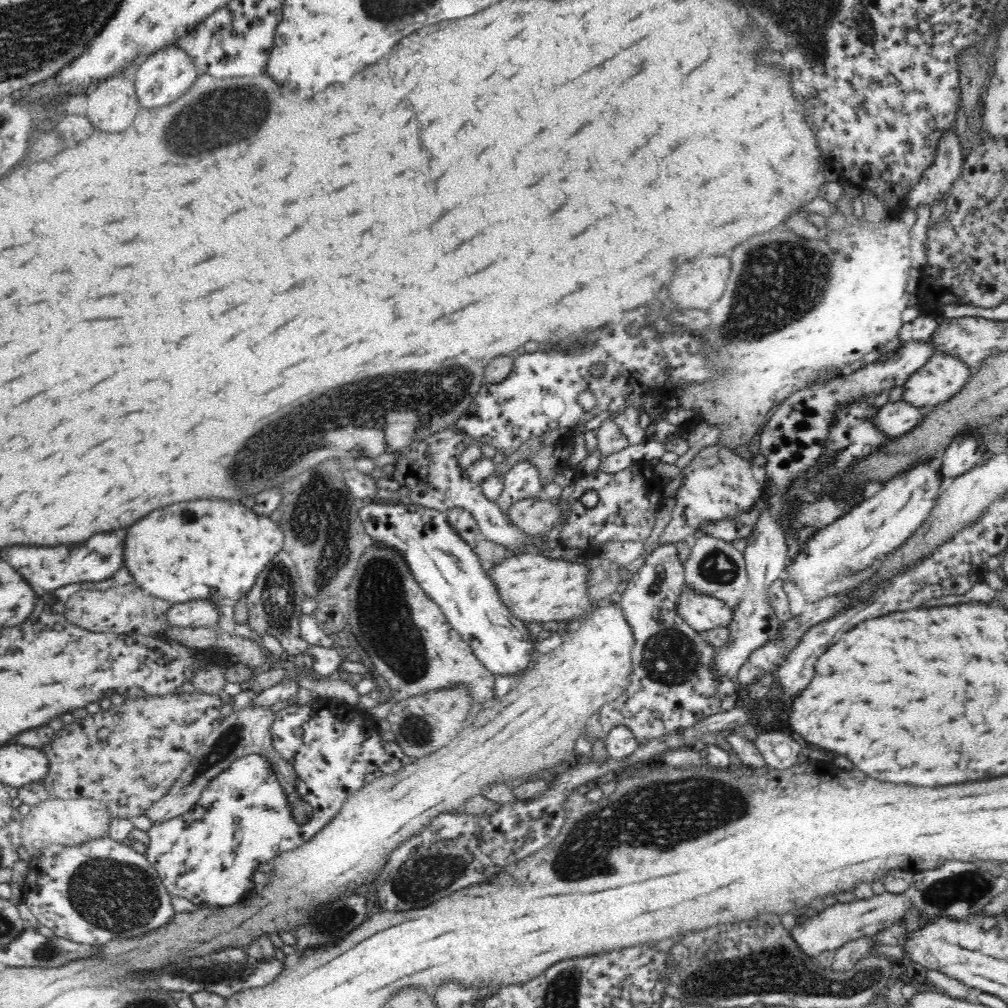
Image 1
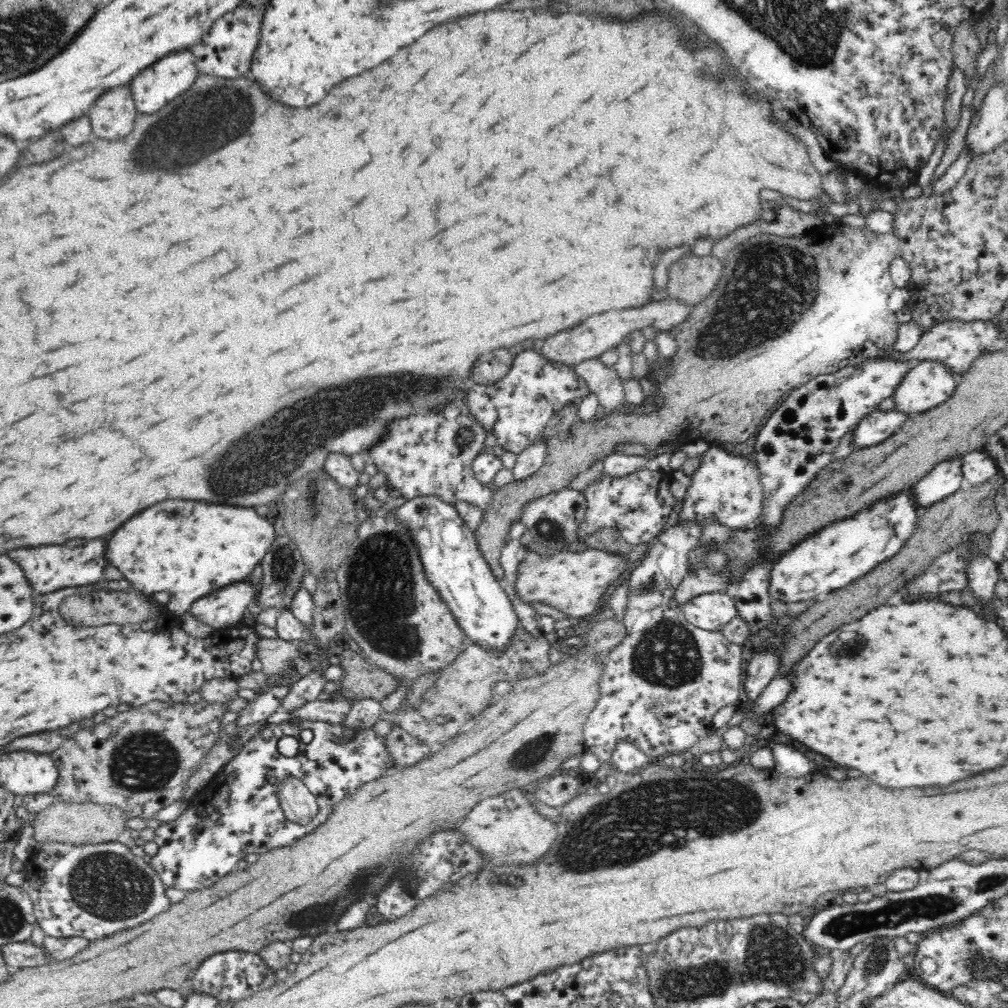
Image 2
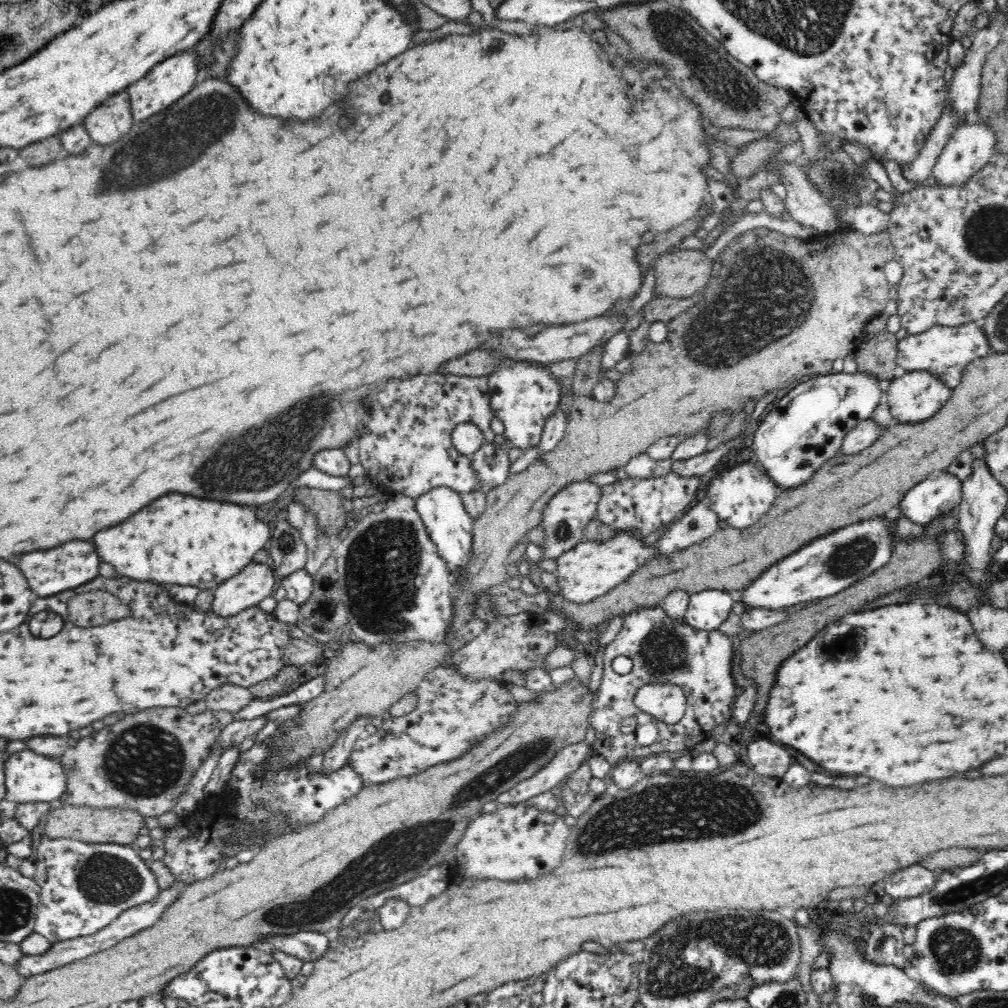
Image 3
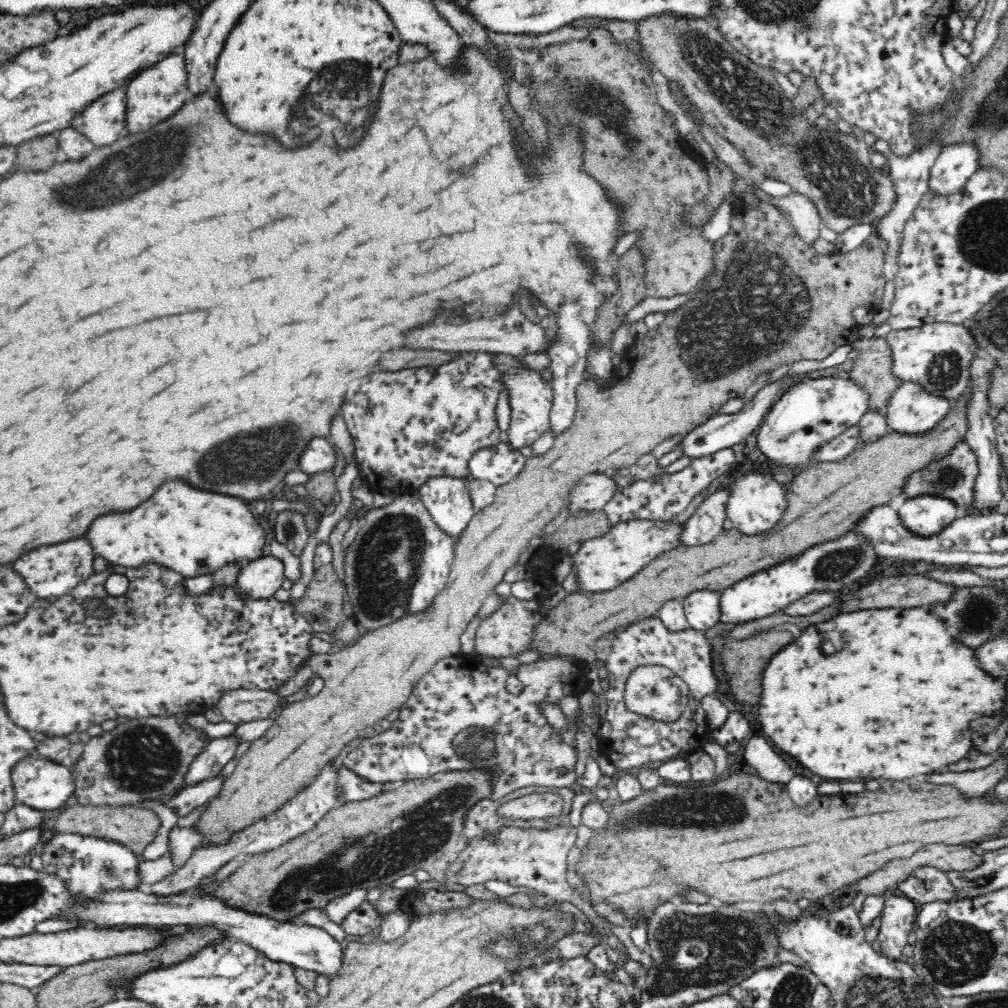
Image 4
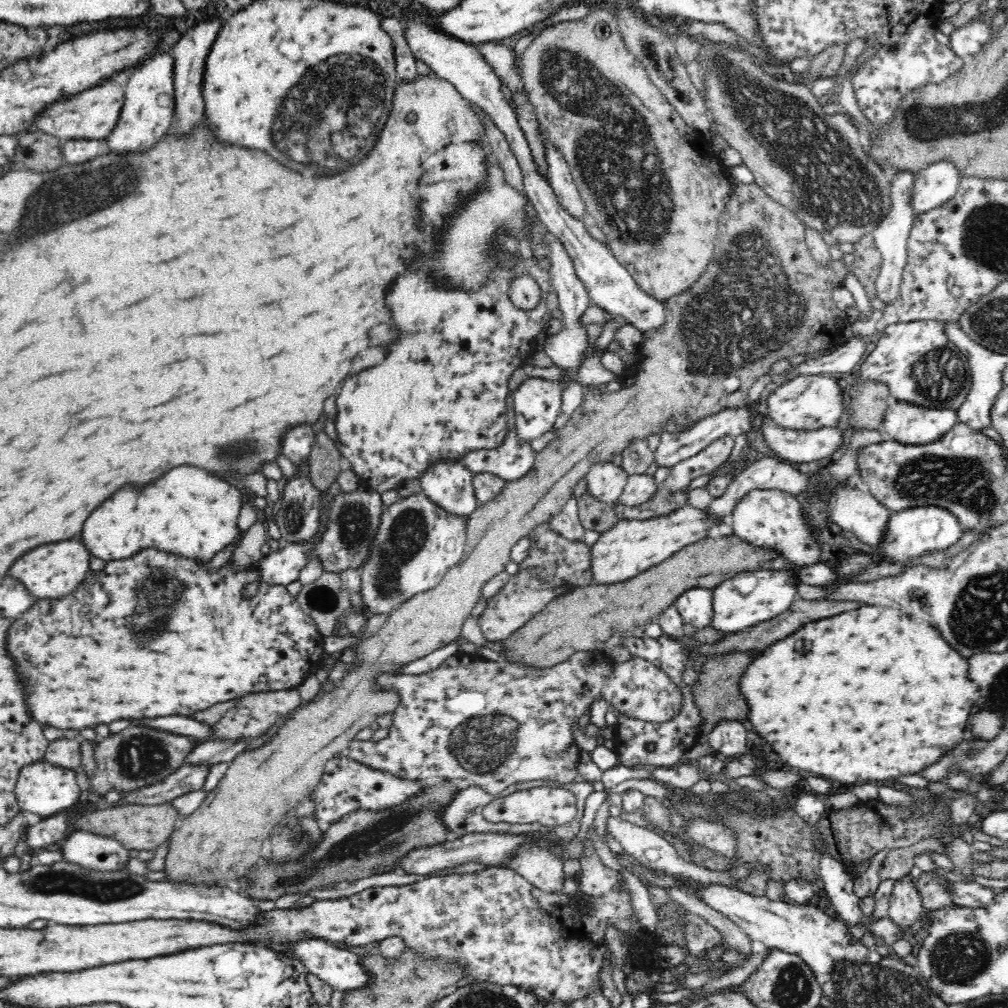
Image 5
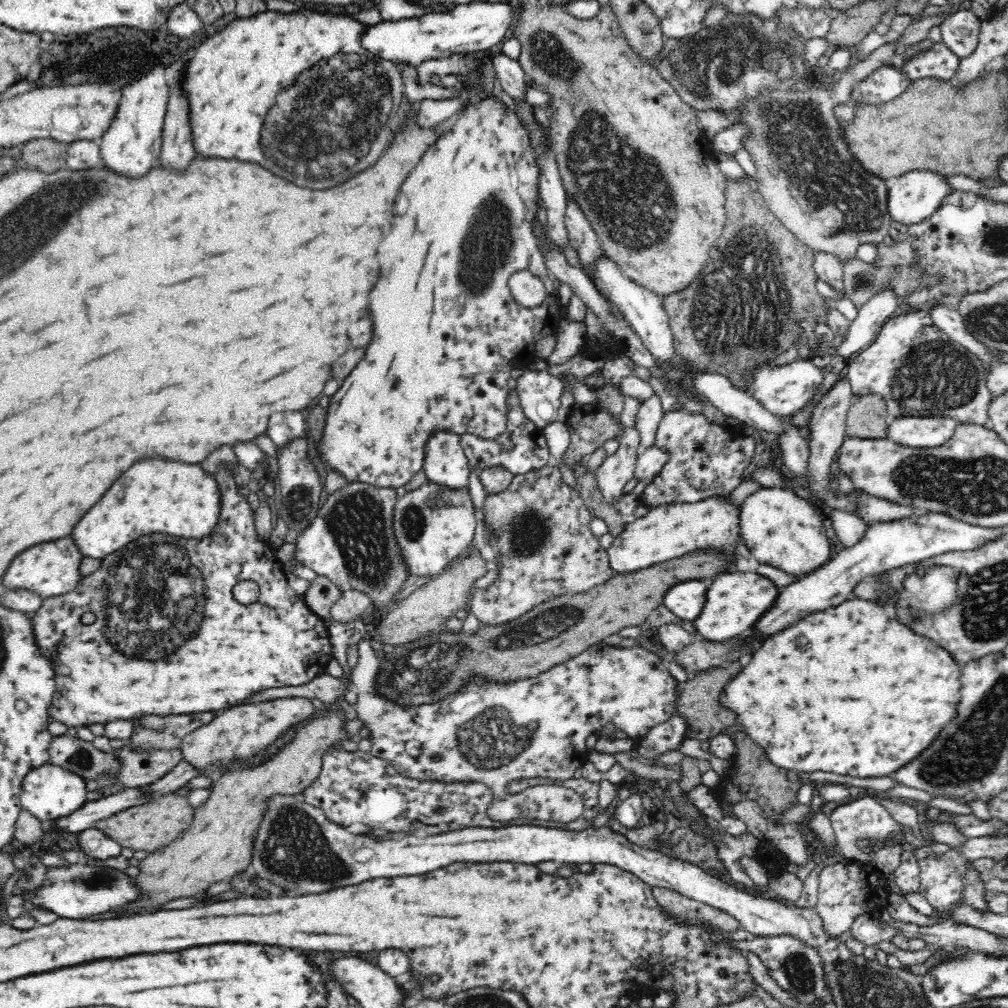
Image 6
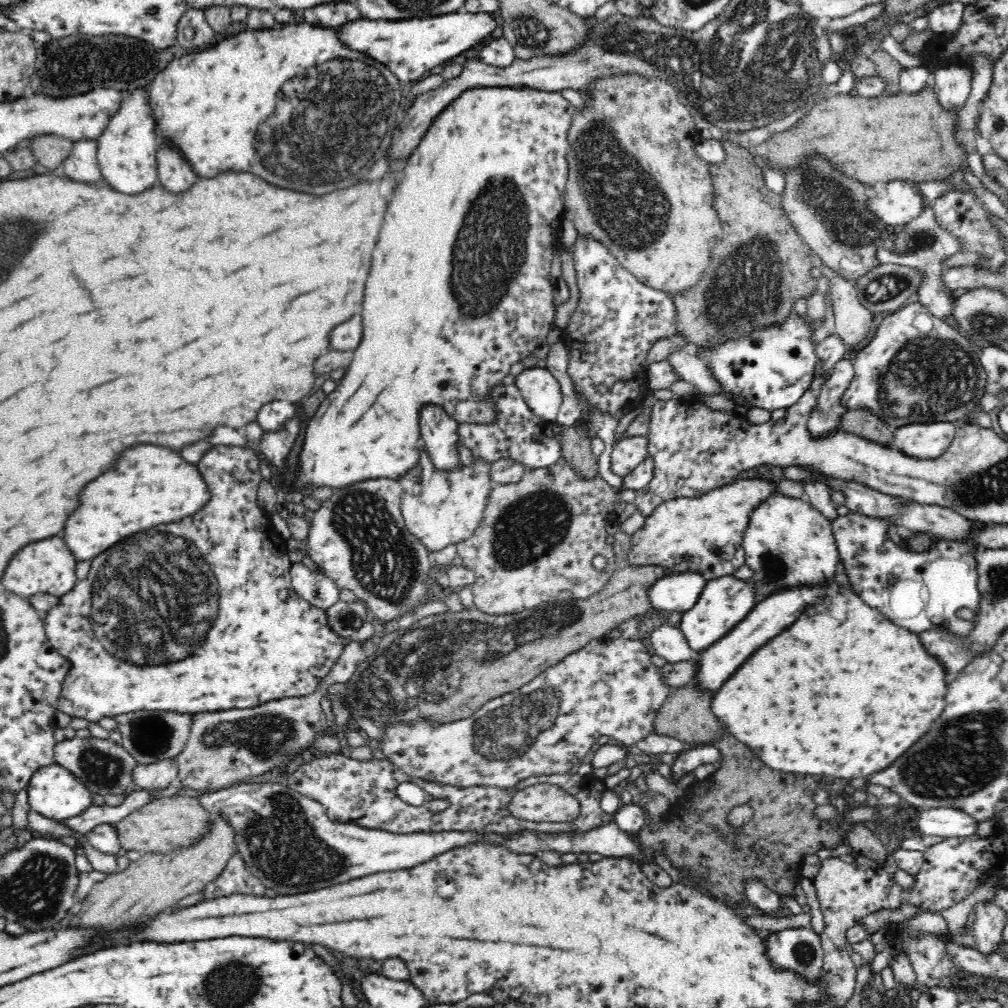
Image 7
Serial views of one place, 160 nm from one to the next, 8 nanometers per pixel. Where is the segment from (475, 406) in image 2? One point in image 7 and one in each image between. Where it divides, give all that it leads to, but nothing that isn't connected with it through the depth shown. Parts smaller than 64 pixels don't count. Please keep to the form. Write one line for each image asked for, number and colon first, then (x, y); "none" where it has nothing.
3: (523, 394)
4: (530, 395)
5: (537, 401)
6: (539, 392)
7: (542, 392)

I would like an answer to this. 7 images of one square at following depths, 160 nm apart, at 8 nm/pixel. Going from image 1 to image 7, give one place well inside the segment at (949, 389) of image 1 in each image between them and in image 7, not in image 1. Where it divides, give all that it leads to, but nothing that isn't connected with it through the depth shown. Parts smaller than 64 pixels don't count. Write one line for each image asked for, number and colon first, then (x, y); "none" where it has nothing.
2: (928, 383)
3: (913, 396)
4: (911, 409)
5: (904, 422)
6: (911, 431)
7: (926, 440)

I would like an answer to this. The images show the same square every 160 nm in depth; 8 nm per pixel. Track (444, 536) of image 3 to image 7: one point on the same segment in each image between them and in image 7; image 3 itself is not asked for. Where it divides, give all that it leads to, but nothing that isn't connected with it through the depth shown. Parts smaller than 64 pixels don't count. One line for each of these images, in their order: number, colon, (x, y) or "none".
4: (446, 498)
5: (449, 484)
6: (445, 464)
7: (439, 434)

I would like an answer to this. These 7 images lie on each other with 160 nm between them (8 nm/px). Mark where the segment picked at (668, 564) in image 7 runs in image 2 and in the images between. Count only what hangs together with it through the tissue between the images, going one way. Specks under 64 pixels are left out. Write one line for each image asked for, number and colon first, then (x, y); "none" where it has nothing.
2: (573, 582)
3: (591, 569)
4: (603, 563)
5: (630, 547)
6: (666, 532)

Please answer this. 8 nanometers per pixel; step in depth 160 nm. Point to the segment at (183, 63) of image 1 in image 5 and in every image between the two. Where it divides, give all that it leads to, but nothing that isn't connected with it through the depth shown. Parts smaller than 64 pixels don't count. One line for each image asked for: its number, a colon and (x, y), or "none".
2: (166, 79)
3: (171, 79)
4: (154, 94)
5: (148, 111)

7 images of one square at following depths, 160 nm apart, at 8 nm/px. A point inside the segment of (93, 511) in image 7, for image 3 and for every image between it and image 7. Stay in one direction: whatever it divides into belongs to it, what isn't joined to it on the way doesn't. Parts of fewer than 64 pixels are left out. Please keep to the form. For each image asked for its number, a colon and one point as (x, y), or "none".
3: (183, 540)
4: (191, 532)
5: (188, 513)
6: (181, 500)

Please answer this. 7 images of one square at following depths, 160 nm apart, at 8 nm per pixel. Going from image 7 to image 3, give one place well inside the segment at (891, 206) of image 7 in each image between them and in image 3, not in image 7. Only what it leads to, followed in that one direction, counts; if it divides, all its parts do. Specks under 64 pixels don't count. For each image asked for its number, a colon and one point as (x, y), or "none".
3: (969, 149)
4: (957, 163)
5: (938, 183)
6: (913, 197)

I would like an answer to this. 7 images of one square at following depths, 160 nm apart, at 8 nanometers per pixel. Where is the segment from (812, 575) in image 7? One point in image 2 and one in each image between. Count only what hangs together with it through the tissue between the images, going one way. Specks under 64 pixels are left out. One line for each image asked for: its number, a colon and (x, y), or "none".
2: (725, 488)
3: (740, 494)
4: (756, 502)
5: (770, 518)
6: (780, 528)

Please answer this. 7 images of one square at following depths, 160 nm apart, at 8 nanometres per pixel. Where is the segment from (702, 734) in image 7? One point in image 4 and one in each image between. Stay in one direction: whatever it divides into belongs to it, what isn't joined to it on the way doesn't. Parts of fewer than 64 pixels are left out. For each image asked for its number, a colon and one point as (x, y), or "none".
4: (744, 661)
5: (718, 695)
6: (699, 703)

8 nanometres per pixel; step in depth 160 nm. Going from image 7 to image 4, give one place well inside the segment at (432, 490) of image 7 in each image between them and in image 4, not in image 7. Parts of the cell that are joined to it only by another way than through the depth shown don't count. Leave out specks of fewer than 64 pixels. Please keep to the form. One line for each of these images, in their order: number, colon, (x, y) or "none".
4: (399, 560)
5: (415, 544)
6: (433, 525)

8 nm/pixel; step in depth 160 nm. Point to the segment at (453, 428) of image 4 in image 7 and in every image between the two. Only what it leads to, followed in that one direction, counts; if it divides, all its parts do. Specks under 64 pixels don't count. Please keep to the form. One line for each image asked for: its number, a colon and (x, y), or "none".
5: (441, 393)
6: (448, 332)
7: (460, 290)

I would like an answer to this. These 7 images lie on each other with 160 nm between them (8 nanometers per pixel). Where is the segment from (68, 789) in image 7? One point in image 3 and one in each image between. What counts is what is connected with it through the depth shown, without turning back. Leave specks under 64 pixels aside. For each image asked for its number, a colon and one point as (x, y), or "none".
3: (29, 777)
4: (38, 782)
5: (46, 789)
6: (48, 792)

